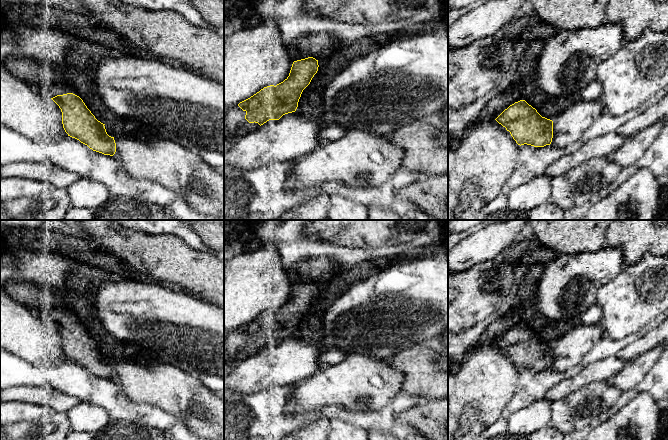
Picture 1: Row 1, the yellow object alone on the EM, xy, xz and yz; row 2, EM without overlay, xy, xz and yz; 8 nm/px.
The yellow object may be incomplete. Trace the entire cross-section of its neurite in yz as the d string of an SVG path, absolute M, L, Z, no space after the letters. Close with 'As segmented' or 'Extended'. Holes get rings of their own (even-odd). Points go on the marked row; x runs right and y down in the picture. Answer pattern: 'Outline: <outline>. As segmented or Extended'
Outline: M525 100L510 105L496 119L510 132L518 145L544 147L553 138L553 121L542 117Z. As segmented

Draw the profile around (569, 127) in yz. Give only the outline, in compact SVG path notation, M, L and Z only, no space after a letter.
M600 99L580 101L570 105L553 120L551 145L563 148L580 140L595 119L603 113Z

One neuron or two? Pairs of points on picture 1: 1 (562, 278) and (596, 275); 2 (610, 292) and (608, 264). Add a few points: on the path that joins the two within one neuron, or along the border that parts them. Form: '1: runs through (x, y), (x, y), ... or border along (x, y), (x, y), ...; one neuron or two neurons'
1: runs through (570, 275), (576, 272), (588, 273); one neuron
2: border along (625, 266), (599, 289), (596, 300); two neurons

